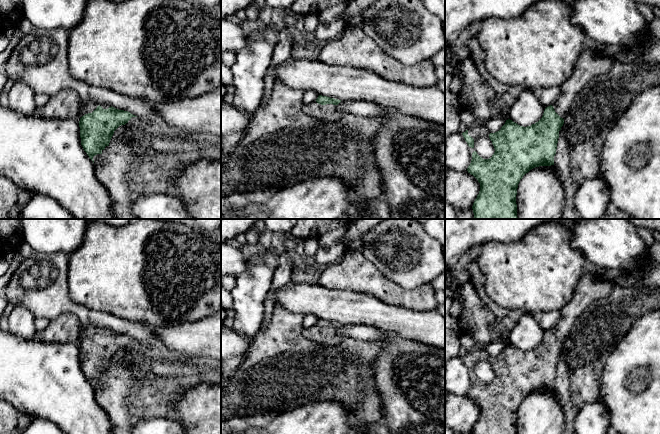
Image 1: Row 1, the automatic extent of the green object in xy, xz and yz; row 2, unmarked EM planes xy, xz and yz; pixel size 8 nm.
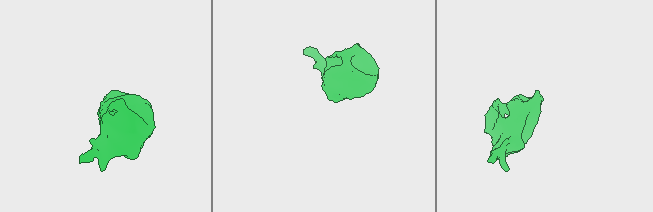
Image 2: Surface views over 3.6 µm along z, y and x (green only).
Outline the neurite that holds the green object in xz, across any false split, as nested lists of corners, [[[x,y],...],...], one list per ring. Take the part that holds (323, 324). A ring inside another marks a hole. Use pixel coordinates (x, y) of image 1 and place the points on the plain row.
[[[319,319],[318,322],[310,327],[303,328],[303,336],[310,341],[321,345],[335,345],[341,343],[344,338],[337,333],[341,324]]]

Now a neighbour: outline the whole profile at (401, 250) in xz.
[[[385,219],[361,235],[359,252],[383,276],[407,290],[445,272],[444,248],[414,219]]]

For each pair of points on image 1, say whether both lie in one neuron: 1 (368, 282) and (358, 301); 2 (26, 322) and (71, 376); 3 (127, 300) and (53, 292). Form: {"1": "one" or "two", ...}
{"1": "two", "2": "two", "3": "two"}

